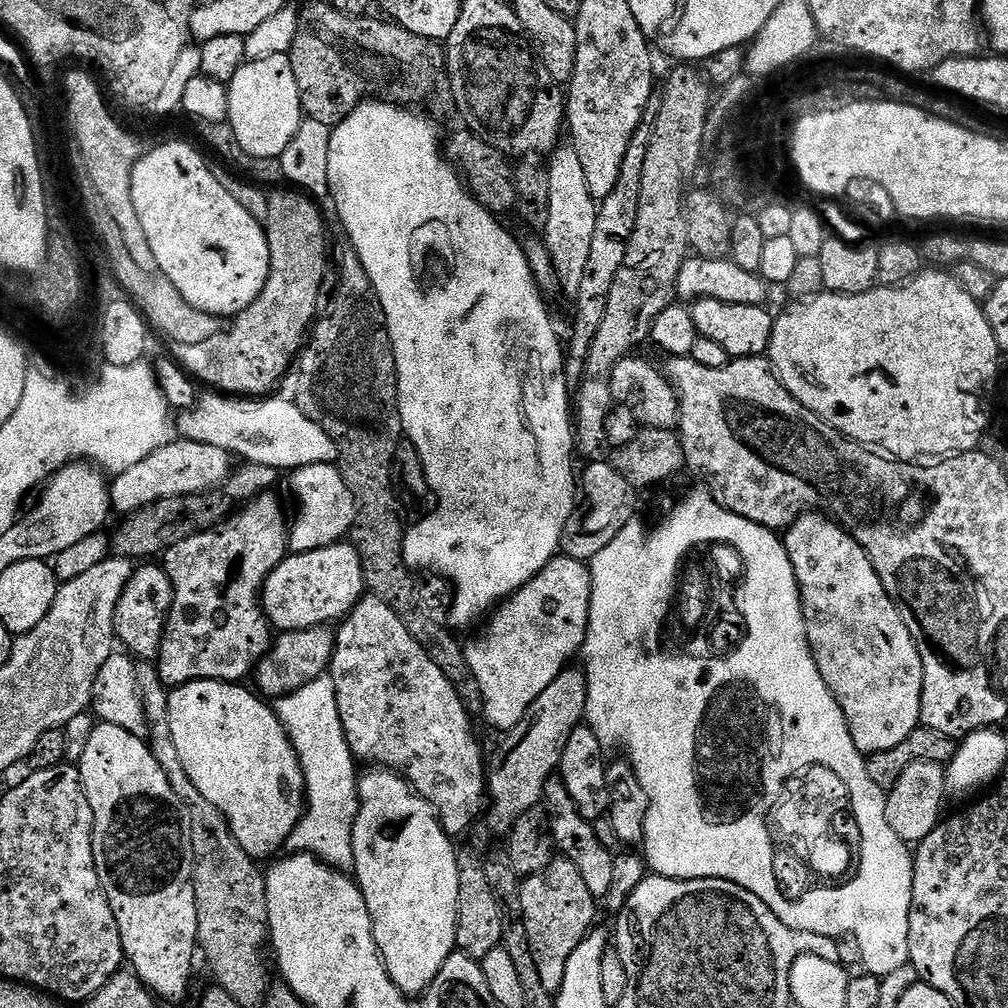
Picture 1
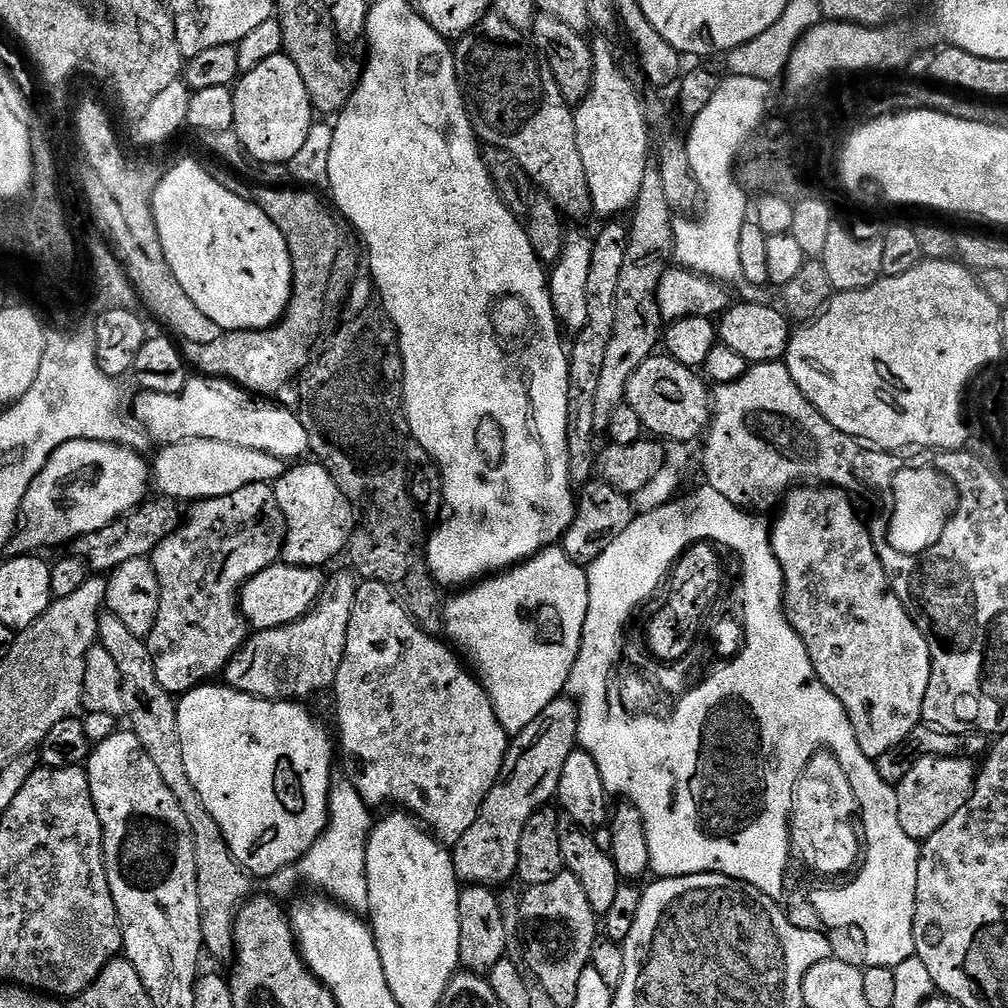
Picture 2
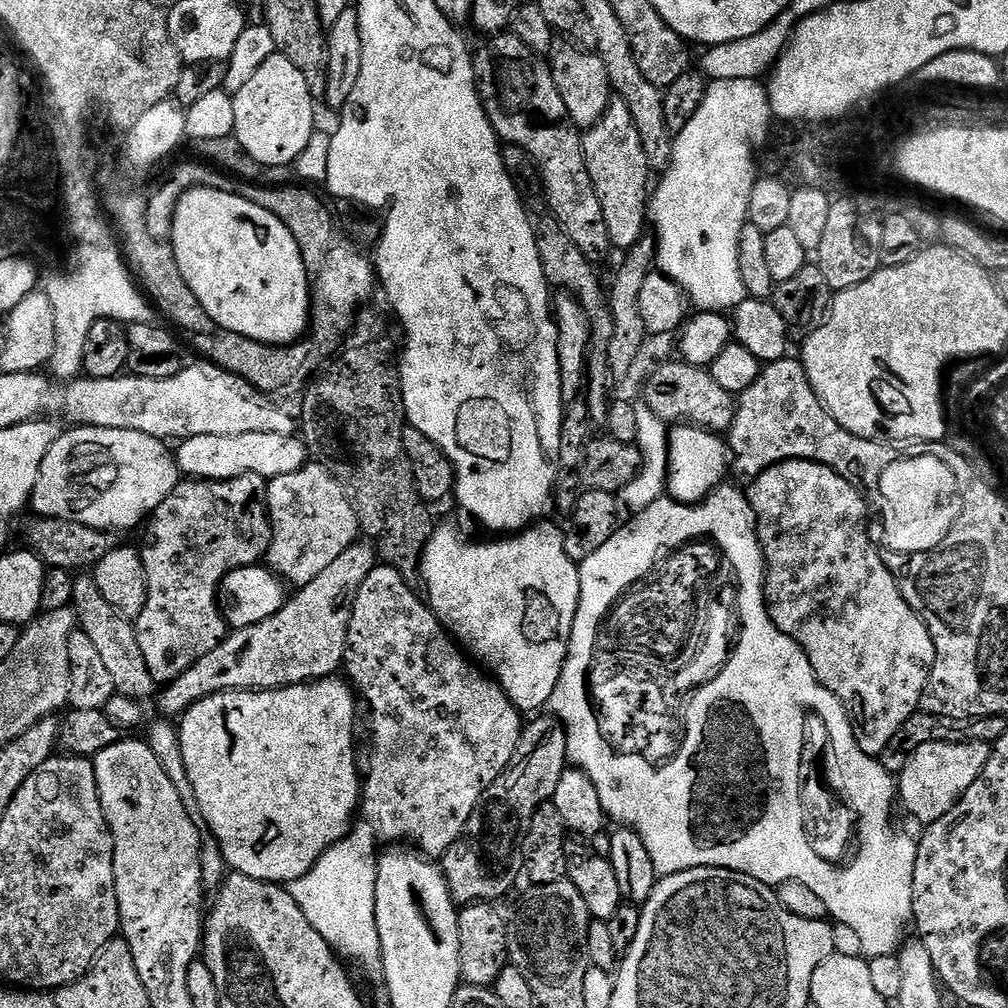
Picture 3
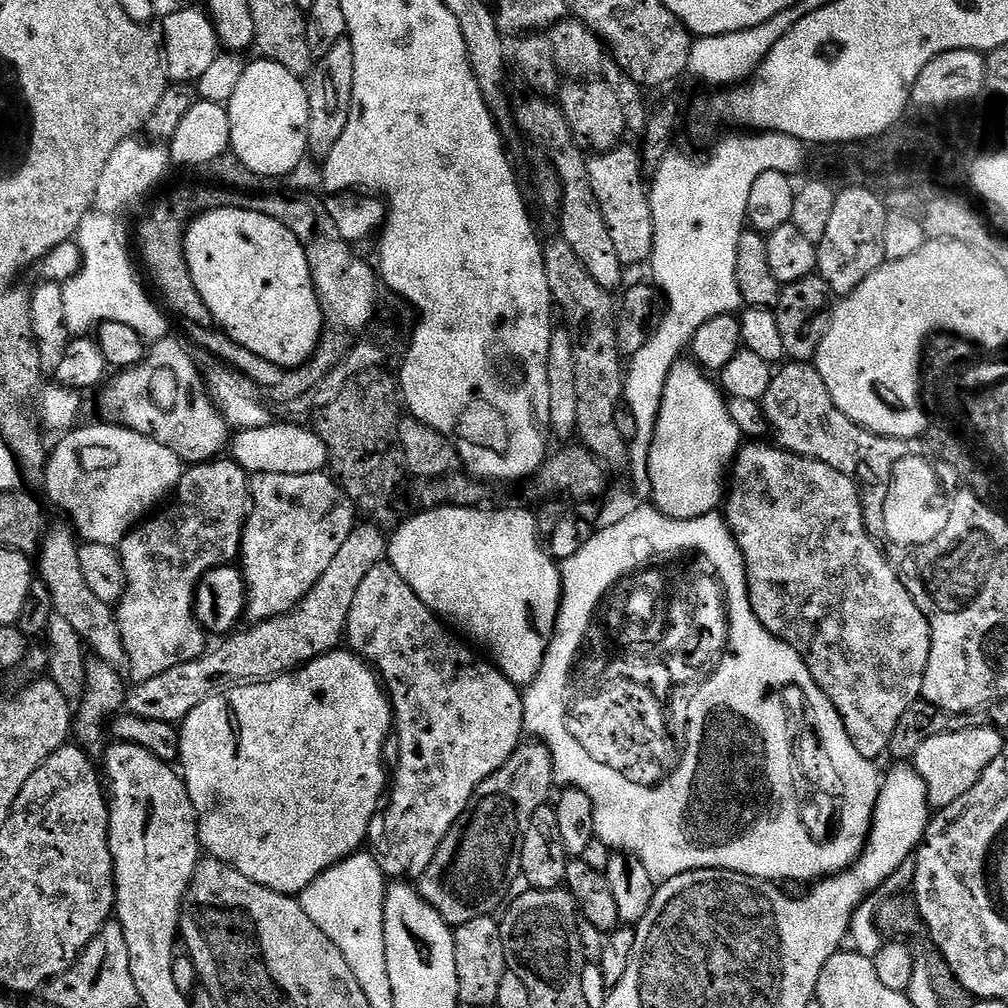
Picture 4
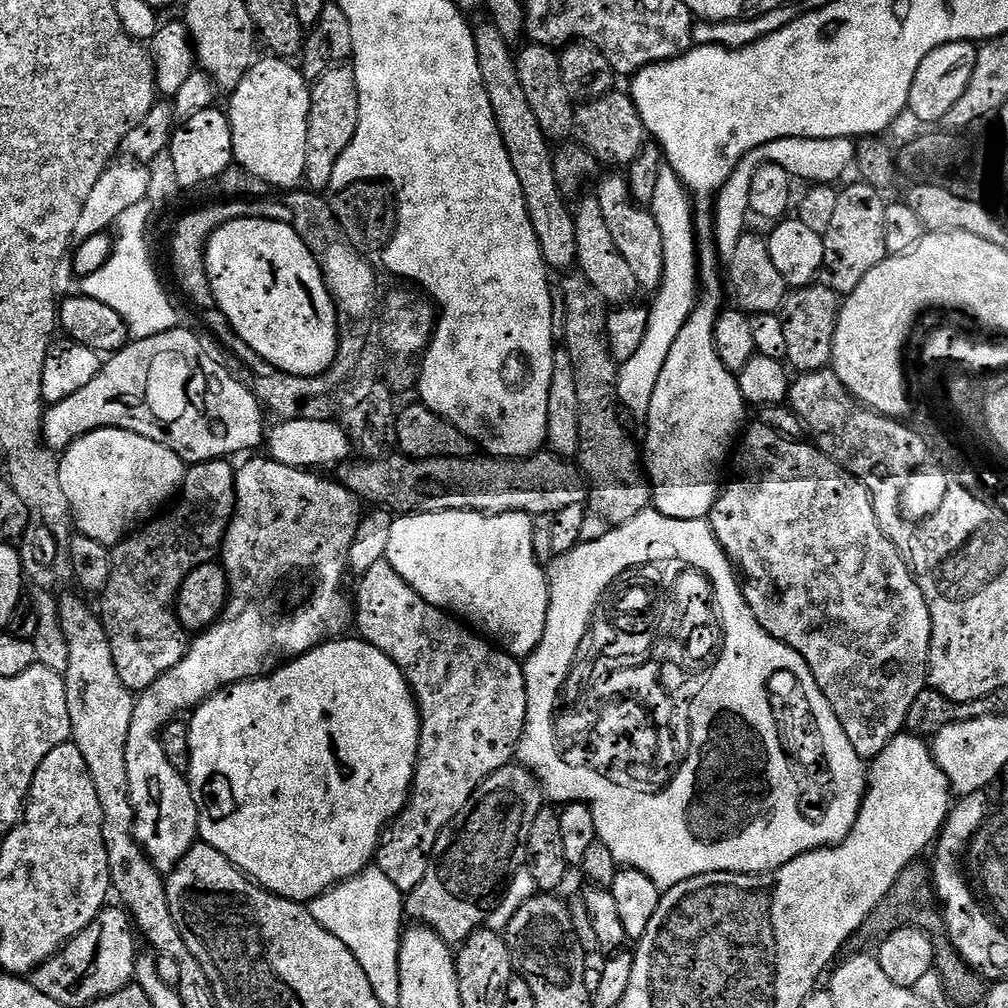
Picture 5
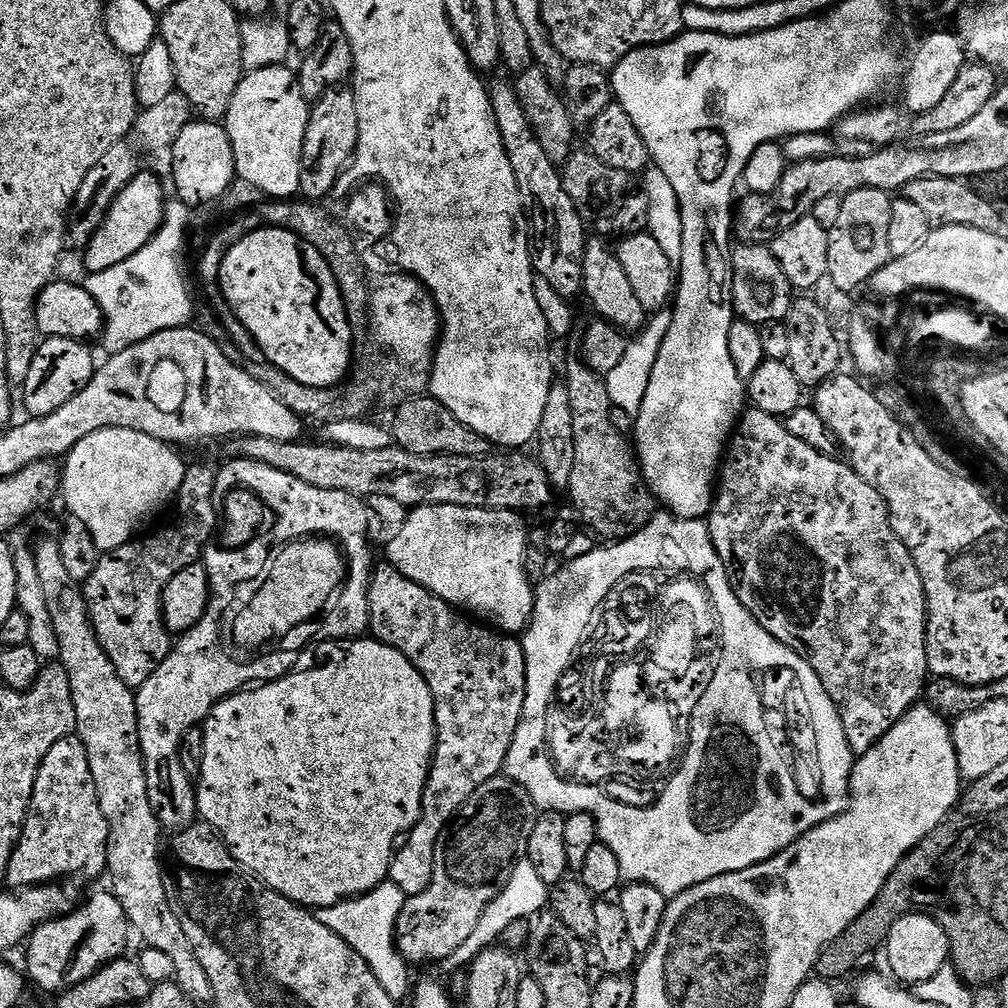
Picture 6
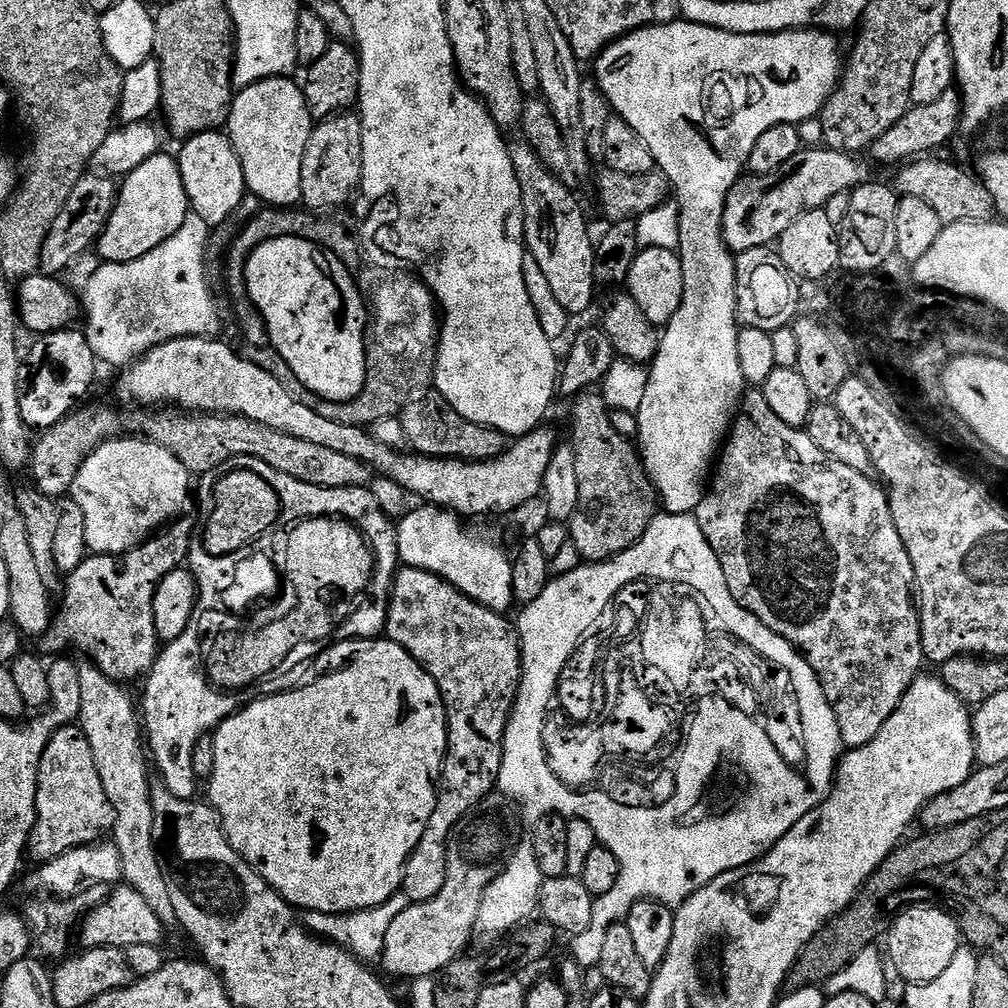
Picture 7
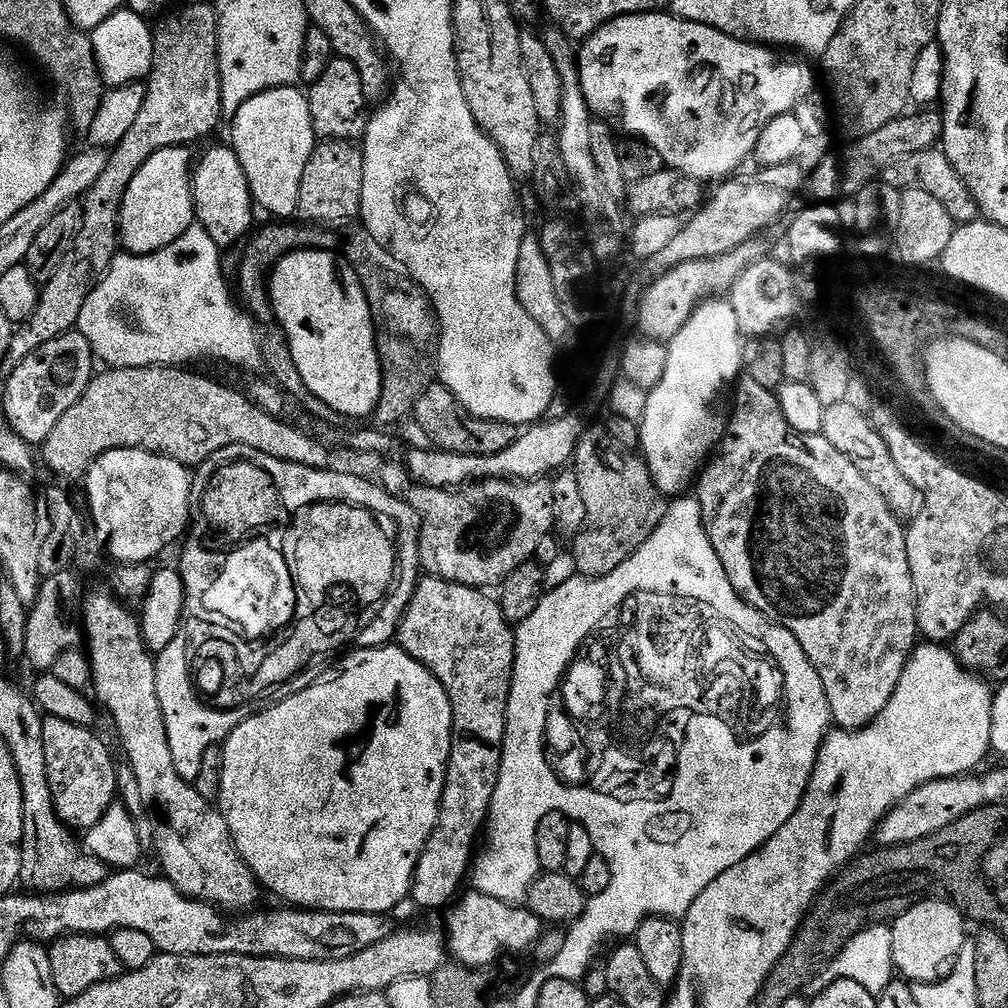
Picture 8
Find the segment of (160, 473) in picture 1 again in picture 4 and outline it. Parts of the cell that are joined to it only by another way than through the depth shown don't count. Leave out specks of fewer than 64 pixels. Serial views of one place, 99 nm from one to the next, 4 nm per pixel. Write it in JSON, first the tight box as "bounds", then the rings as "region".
{"bounds":[230,422,329,474],"region":[[[273,422],[261,428],[246,428],[237,431],[230,440],[230,456],[237,464],[243,466],[245,472],[255,474],[314,474],[324,472],[329,467],[328,447],[326,442],[311,428],[303,428],[300,424],[279,424]]]}

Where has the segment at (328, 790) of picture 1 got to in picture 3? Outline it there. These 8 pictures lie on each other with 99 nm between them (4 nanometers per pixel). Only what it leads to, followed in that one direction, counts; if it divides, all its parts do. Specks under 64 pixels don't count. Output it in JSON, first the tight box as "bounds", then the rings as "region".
{"bounds":[290,823,384,986],"region":[[[357,823],[340,841],[324,851],[322,858],[318,858],[316,865],[305,876],[298,878],[290,885],[290,891],[294,902],[302,910],[306,922],[310,922],[310,926],[318,930],[322,938],[326,938],[326,942],[337,956],[345,961],[353,960],[368,975],[370,983],[380,986],[384,982],[384,963],[382,962],[382,942],[378,938],[378,918],[374,914],[376,865],[378,863],[376,847],[378,847],[378,841],[372,833],[371,823]]]}

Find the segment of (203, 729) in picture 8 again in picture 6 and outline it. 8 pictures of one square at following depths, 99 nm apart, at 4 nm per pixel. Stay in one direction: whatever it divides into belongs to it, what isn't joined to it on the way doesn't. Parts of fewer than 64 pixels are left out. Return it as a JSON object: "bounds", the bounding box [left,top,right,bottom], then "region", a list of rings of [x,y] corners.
{"bounds":[135,623,245,830],"region":[[[211,623],[199,624],[190,631],[183,633],[175,641],[166,662],[162,662],[162,666],[158,666],[158,670],[154,670],[154,674],[150,674],[150,678],[146,678],[146,682],[141,688],[135,689],[136,709],[138,710],[138,738],[146,766],[150,806],[154,806],[156,816],[165,829],[183,830],[189,828],[198,816],[194,781],[188,777],[186,770],[182,770],[182,762],[180,761],[182,738],[192,728],[203,725],[212,713],[212,707],[215,704],[220,703],[228,696],[233,696],[235,692],[241,691],[245,687],[243,678],[235,676],[224,665],[224,659],[226,659],[226,652],[216,642],[214,625]]]}

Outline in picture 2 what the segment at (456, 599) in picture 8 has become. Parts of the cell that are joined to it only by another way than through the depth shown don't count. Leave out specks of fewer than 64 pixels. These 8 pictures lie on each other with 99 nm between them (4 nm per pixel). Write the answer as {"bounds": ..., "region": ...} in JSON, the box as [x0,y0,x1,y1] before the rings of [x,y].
{"bounds":[334,580,510,846],"region":[[[364,580],[359,585],[350,613],[345,653],[342,654],[342,662],[338,667],[334,692],[335,690],[336,724],[340,727],[340,736],[338,732],[339,747],[341,744],[345,754],[356,756],[357,762],[364,767],[364,773],[358,778],[355,777],[354,780],[360,797],[370,806],[376,806],[376,804],[403,806],[425,829],[431,830],[441,844],[445,846],[457,844],[462,838],[462,834],[466,834],[466,830],[470,830],[470,826],[474,826],[474,818],[478,818],[478,810],[484,799],[490,794],[492,787],[501,783],[504,759],[510,743],[510,734],[504,729],[502,722],[498,722],[498,714],[494,714],[494,706],[490,702],[486,690],[480,685],[475,675],[465,667],[461,657],[443,639],[432,636],[429,632],[423,632],[413,622],[412,615],[406,611],[392,589],[377,580]]]}

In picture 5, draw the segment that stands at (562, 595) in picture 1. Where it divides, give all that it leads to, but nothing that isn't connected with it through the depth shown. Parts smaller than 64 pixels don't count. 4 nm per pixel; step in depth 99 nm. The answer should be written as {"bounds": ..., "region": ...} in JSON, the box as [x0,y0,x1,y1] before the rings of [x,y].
{"bounds":[386,510,550,658],"region":[[[450,510],[449,512],[431,512],[430,514],[400,514],[396,516],[394,531],[390,534],[390,544],[386,548],[386,559],[402,579],[426,602],[435,608],[442,608],[445,612],[467,622],[477,633],[483,634],[489,641],[495,642],[505,652],[517,658],[527,658],[542,642],[542,634],[546,634],[546,614],[550,594],[548,593],[548,574],[545,565],[540,564],[534,554],[534,520],[526,512],[468,512],[467,510]]]}

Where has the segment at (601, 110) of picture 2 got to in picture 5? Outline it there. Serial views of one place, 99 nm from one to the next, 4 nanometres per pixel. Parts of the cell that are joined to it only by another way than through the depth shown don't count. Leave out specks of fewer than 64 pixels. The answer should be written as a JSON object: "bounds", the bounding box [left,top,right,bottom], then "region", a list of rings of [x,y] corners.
{"bounds":[594,175,664,293],"region":[[[623,175],[608,176],[594,192],[595,199],[600,201],[602,218],[606,218],[606,227],[618,245],[622,258],[630,265],[634,278],[638,278],[638,286],[645,293],[655,293],[662,282],[664,273],[664,255],[662,254],[662,230],[658,230],[658,222],[652,217],[647,207],[641,206],[632,199],[630,186]]]}

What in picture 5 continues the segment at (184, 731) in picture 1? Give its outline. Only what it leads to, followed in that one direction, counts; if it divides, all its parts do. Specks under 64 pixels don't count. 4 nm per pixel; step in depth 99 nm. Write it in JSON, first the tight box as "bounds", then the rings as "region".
{"bounds":[186,638,420,905],"region":[[[359,638],[348,639],[323,641],[319,647],[311,648],[309,652],[287,661],[271,674],[255,680],[242,680],[239,684],[229,684],[195,709],[188,724],[192,758],[186,779],[192,786],[194,802],[200,815],[199,839],[214,846],[218,854],[225,856],[235,868],[241,868],[267,892],[293,900],[296,904],[307,905],[317,900],[323,892],[329,892],[343,880],[354,878],[375,861],[380,837],[408,803],[408,793],[412,791],[412,779],[416,773],[420,745],[420,708],[416,705],[416,697],[412,695],[412,687],[406,682],[404,671],[374,645]]]}

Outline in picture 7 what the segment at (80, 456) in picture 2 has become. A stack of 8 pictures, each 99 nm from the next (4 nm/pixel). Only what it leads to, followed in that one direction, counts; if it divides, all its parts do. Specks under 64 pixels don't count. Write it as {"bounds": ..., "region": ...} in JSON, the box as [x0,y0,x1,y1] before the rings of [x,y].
{"bounds":[70,438,190,556],"region":[[[117,438],[98,446],[82,462],[78,478],[74,478],[70,498],[78,502],[82,518],[86,518],[86,542],[89,553],[98,556],[118,556],[138,548],[153,534],[159,533],[169,522],[183,517],[188,508],[188,480],[190,473],[170,450],[143,438]]]}

